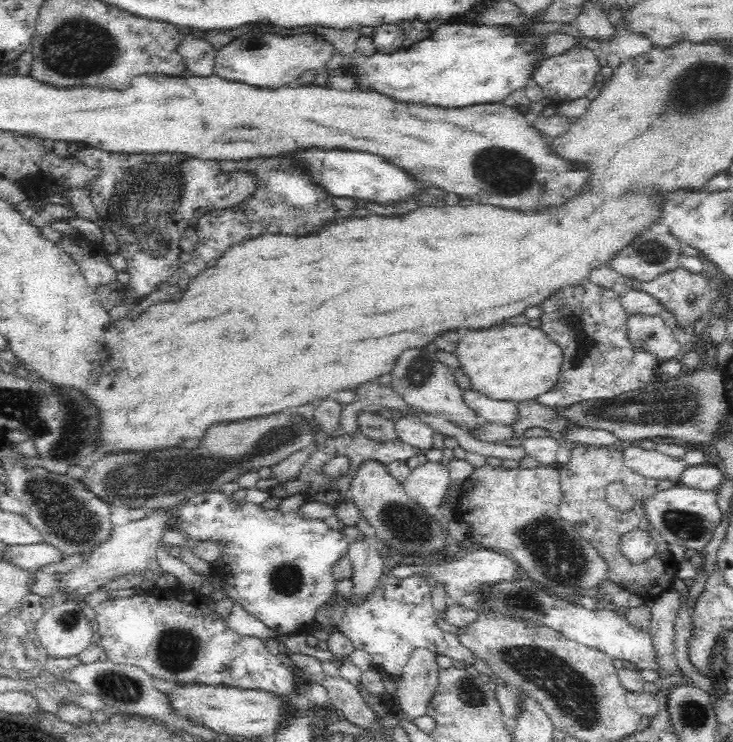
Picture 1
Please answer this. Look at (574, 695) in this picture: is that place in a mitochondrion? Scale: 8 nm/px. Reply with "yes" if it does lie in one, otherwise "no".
yes

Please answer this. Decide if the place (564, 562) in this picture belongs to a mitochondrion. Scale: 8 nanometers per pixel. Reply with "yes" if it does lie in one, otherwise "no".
yes

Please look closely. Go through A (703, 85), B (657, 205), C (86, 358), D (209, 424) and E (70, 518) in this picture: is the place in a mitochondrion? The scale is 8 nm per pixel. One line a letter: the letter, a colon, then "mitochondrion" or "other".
A: mitochondrion
B: other
C: other
D: other
E: mitochondrion

